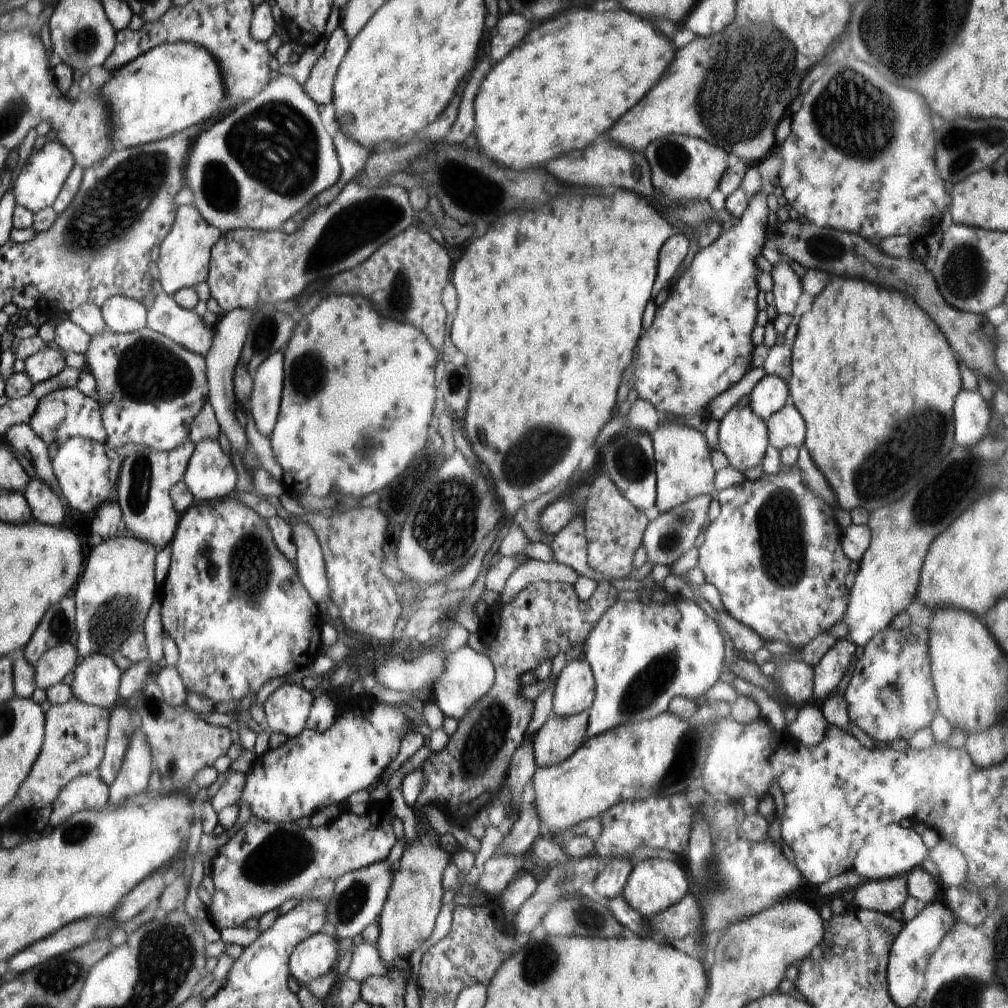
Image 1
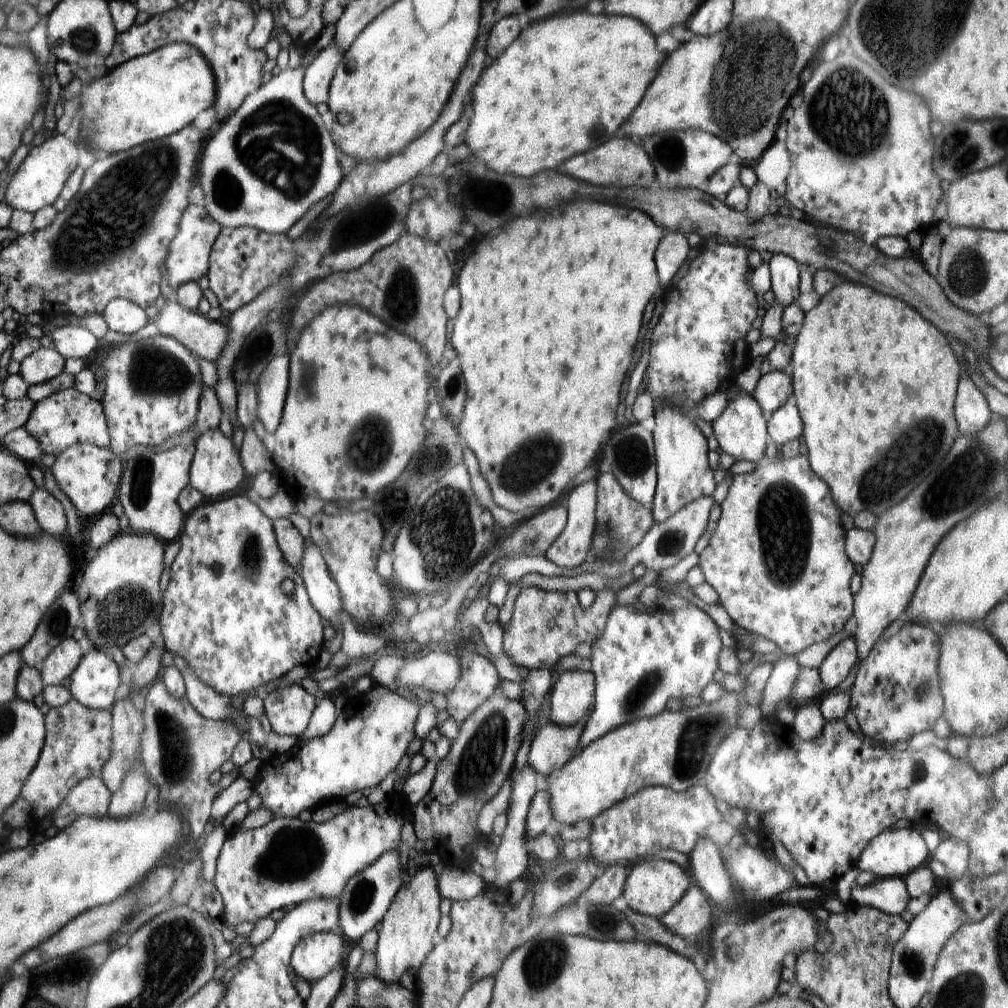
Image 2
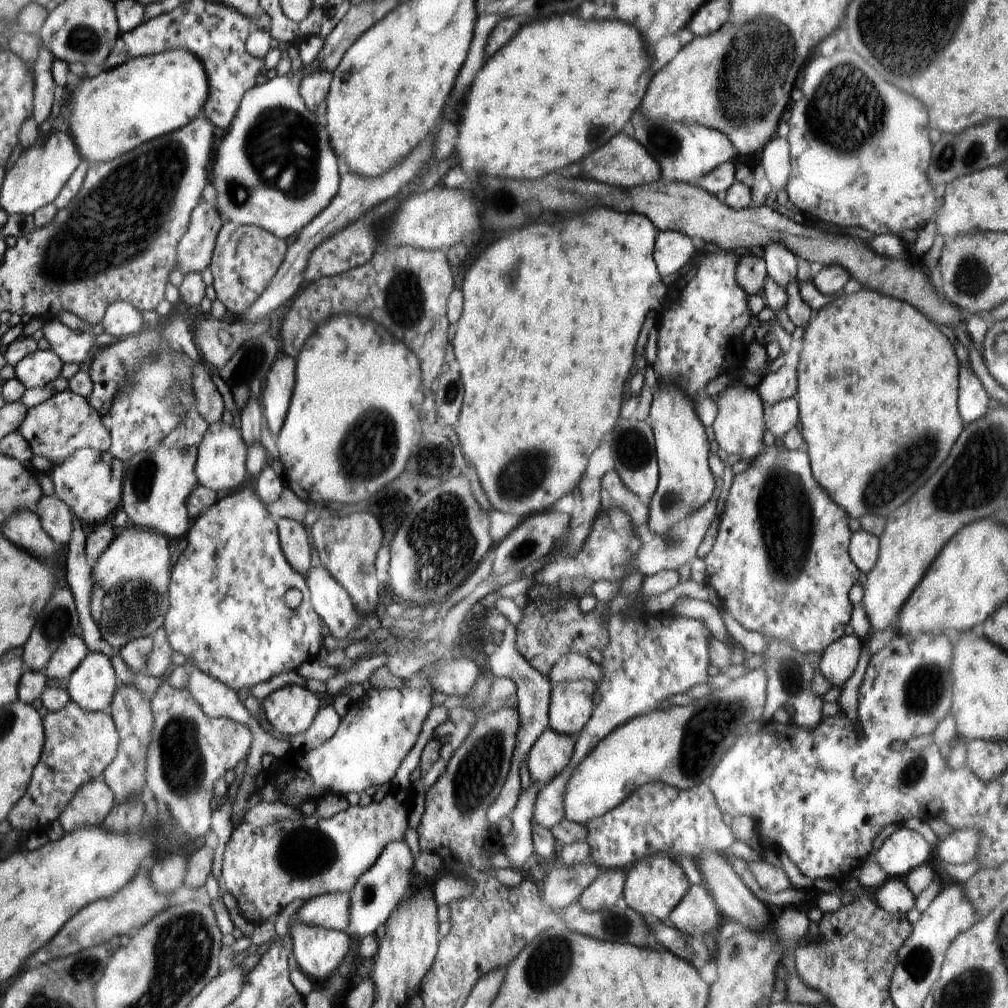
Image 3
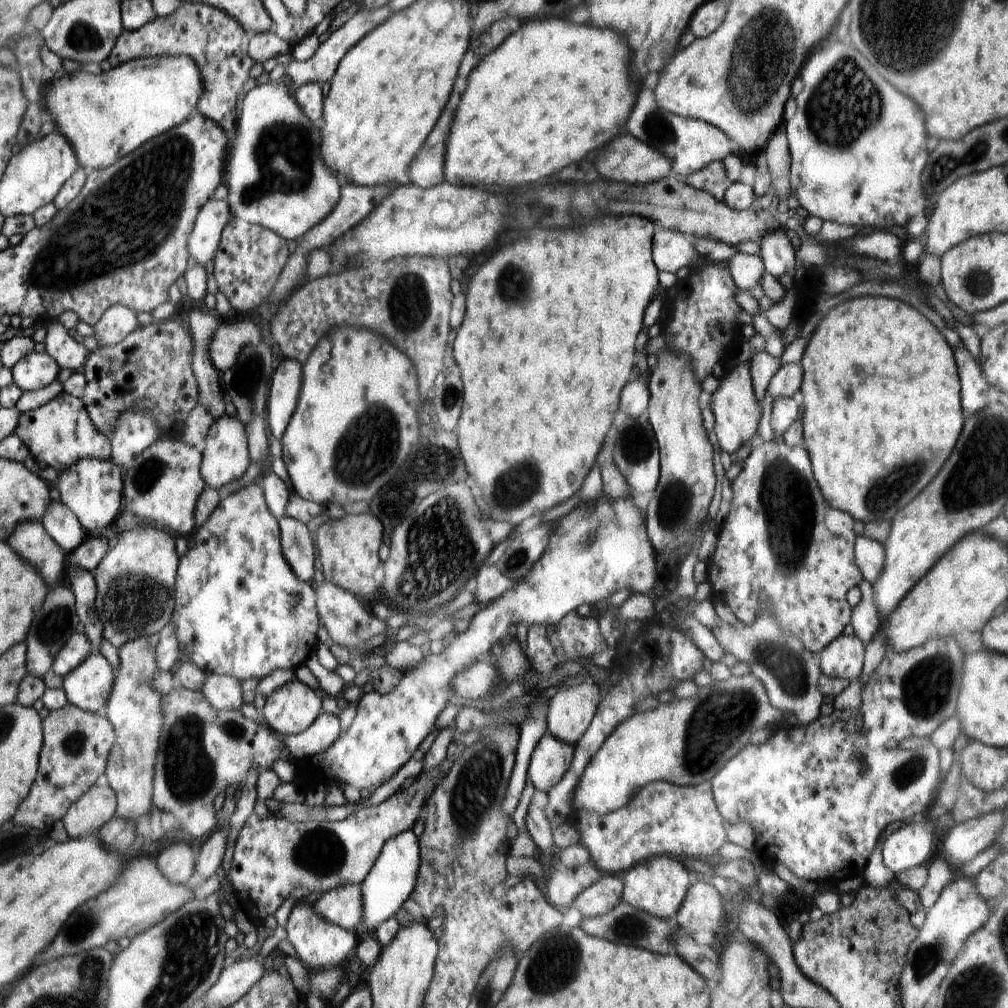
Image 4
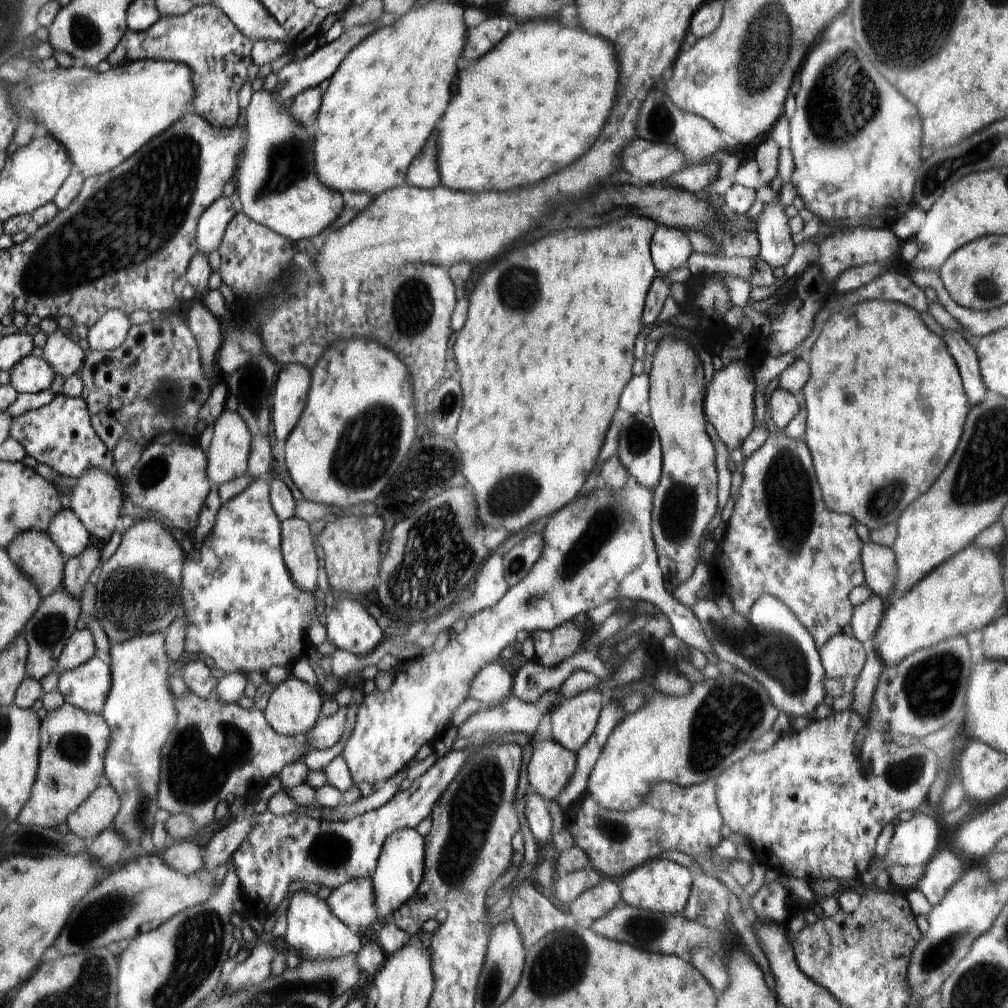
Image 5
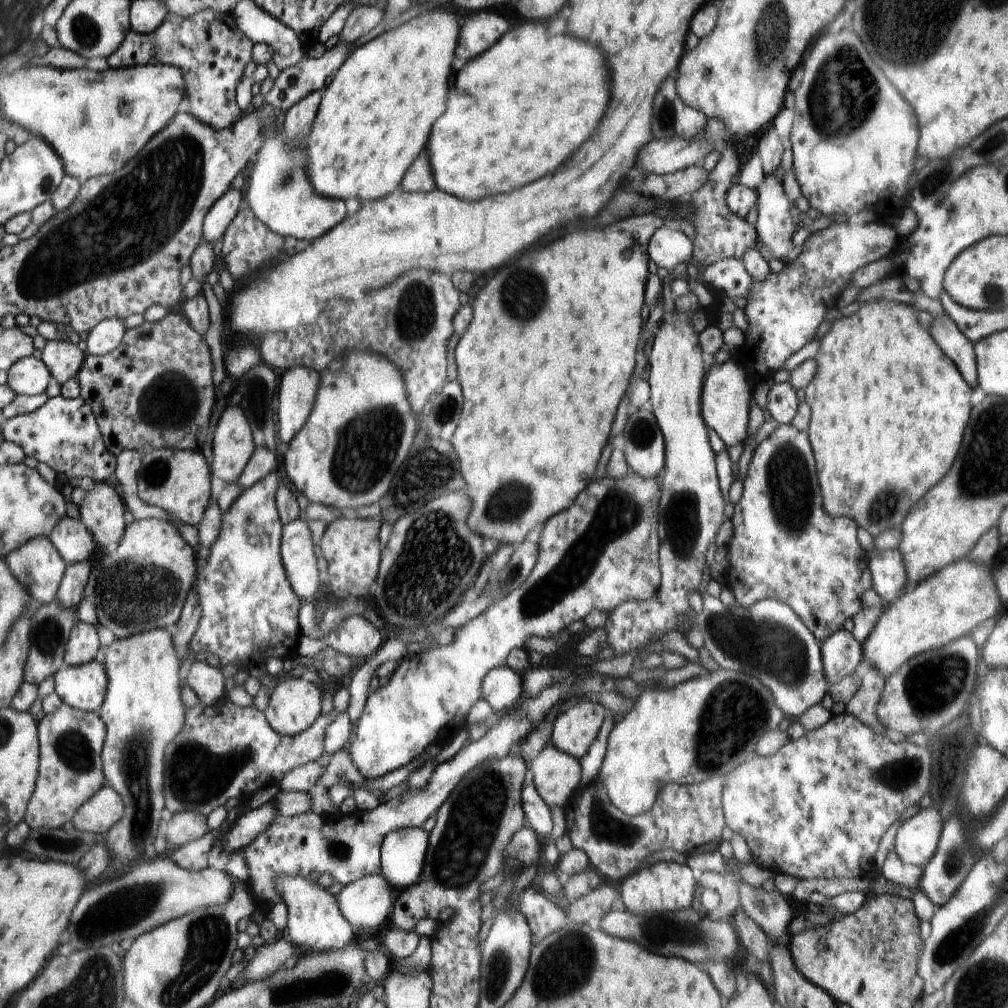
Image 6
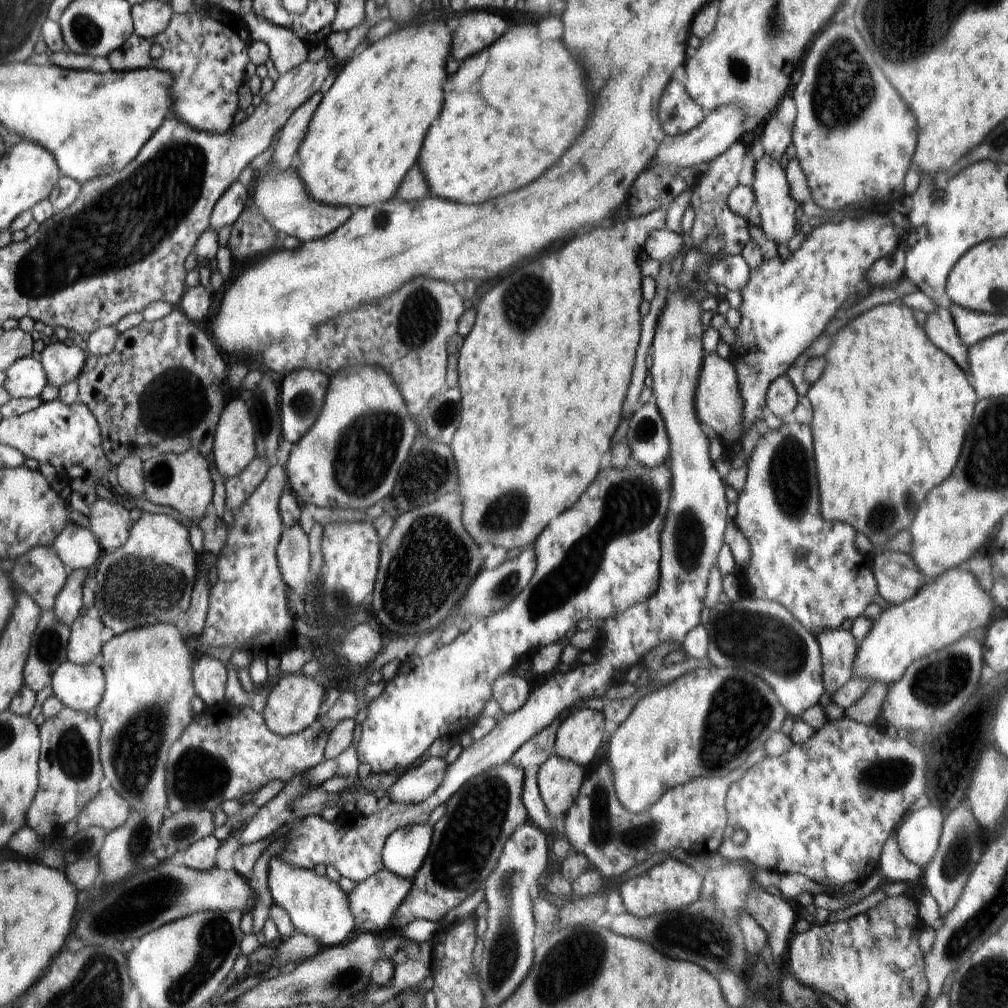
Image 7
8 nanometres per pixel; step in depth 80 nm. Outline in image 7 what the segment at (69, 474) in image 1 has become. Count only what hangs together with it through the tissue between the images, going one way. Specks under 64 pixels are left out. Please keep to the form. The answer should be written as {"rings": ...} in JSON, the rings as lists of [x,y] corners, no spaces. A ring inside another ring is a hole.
{"rings":[[[99,498],[91,508],[90,530],[99,542],[102,552],[112,552],[123,547],[128,538],[130,516],[118,502],[108,502]]]}

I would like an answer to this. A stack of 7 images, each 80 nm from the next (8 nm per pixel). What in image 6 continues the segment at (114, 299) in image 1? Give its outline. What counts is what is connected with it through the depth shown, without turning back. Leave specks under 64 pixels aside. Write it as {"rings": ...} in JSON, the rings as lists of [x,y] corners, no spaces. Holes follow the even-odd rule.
{"rings":[[[104,319],[98,323],[87,338],[87,350],[90,355],[111,353],[122,340],[127,328],[120,319]]]}

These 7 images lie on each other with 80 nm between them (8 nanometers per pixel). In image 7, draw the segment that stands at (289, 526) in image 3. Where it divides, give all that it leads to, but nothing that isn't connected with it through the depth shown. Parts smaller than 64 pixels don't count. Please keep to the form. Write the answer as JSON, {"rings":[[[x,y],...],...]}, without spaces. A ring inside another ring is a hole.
{"rings":[[[299,523],[284,529],[276,554],[280,574],[296,594],[304,598],[306,590],[314,582],[310,573],[310,548],[308,535]]]}

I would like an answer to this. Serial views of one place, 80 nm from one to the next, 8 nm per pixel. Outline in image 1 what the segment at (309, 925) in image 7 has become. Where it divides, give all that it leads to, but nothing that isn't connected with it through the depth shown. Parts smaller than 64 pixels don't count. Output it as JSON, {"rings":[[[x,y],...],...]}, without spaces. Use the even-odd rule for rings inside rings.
{"rings":[[[328,931],[304,939],[291,956],[292,976],[301,985],[307,985],[314,978],[320,978],[334,968],[338,960],[338,944]]]}

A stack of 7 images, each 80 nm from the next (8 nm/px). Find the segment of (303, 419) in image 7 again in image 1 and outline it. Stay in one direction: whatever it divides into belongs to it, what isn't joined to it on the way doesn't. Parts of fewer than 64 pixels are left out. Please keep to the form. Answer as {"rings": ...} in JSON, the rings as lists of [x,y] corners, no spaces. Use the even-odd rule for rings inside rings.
{"rings":[[[274,352],[256,368],[248,409],[260,434],[269,437],[278,424],[284,389],[284,356]]]}

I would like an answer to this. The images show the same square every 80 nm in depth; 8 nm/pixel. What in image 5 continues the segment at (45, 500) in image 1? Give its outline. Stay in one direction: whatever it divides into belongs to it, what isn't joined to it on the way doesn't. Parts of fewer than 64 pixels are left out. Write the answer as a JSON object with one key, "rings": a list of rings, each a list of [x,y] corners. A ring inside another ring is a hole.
{"rings":[[[60,509],[49,522],[46,531],[65,560],[80,556],[90,542],[91,534],[70,509]]]}

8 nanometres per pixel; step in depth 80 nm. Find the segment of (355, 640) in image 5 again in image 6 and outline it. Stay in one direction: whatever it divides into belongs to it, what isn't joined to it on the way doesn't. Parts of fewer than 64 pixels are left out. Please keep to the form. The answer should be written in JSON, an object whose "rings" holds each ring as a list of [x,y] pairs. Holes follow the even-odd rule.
{"rings":[[[354,615],[326,636],[325,642],[326,646],[360,663],[380,648],[382,636],[366,618]]]}

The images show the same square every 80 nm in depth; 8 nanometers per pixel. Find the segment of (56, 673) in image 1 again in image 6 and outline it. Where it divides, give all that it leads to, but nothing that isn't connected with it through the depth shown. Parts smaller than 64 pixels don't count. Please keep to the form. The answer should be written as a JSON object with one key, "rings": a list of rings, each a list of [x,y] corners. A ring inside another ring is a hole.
{"rings":[[[78,621],[72,627],[70,642],[67,643],[64,655],[65,666],[80,666],[84,662],[91,662],[100,650],[96,626],[84,621]]]}

